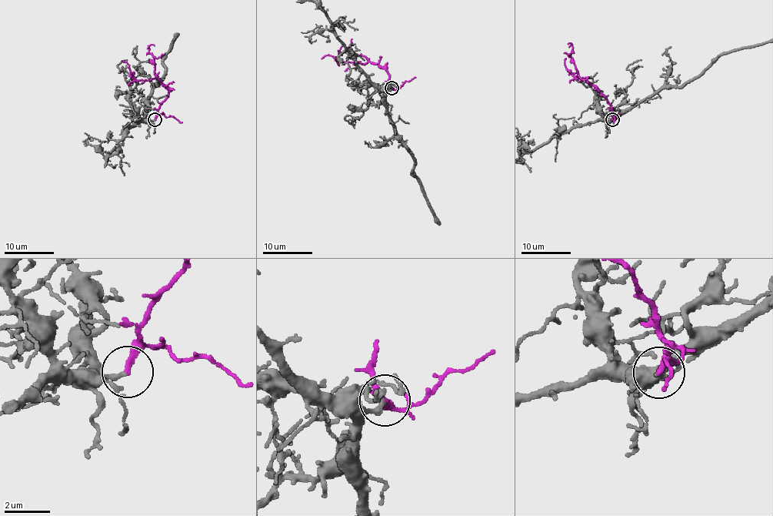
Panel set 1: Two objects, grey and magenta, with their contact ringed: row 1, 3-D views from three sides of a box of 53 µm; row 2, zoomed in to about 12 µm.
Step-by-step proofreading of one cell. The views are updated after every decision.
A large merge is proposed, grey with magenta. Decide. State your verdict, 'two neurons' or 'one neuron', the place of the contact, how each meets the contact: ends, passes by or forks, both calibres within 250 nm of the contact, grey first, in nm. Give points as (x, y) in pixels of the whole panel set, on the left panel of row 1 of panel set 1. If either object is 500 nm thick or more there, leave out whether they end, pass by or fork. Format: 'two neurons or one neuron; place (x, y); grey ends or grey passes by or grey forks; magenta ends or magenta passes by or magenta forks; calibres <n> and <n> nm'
two neurons; place (154, 119); grey ends; magenta ends; calibres 240 and 240 nm

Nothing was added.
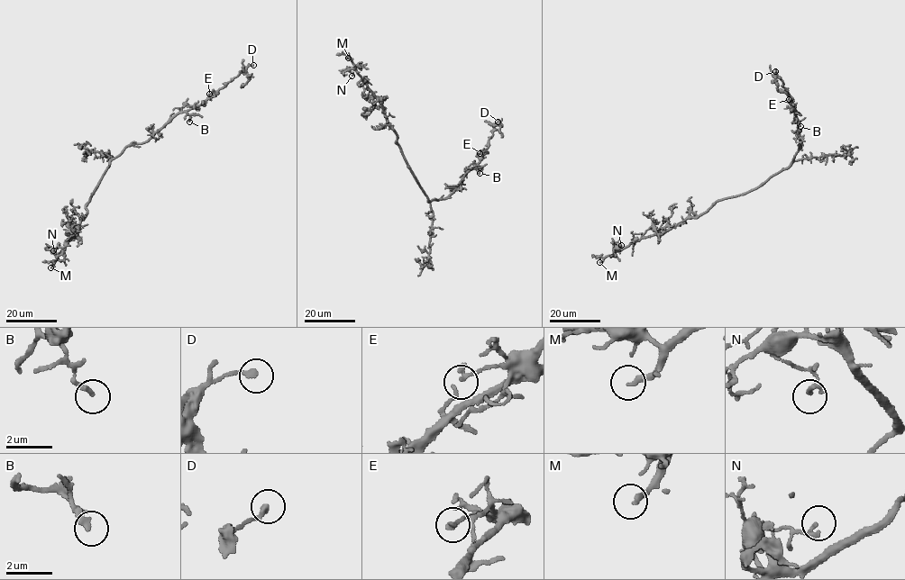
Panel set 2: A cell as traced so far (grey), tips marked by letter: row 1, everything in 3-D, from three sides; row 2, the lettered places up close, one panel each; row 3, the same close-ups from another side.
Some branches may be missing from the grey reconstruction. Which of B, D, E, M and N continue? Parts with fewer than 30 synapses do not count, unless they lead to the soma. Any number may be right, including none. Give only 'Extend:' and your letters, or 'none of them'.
Extend: M

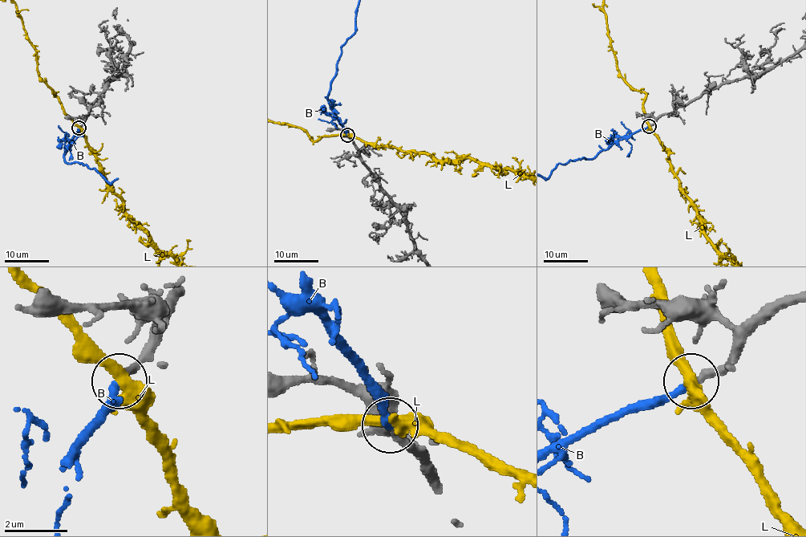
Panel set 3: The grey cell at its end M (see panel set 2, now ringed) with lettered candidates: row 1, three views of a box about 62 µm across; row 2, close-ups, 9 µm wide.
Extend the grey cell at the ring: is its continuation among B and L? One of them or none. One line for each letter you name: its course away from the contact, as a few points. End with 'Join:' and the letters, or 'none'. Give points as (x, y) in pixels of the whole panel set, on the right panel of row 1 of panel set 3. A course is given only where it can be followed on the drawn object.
Join: B

